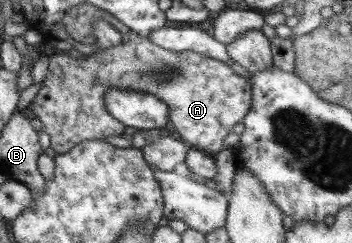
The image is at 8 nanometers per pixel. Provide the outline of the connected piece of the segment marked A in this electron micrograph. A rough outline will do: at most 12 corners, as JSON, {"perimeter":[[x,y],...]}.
{"perimeter":[[123,25],[114,47],[49,57],[32,101],[63,154],[123,135],[109,88],[154,95],[202,152],[251,107],[224,63]]}

